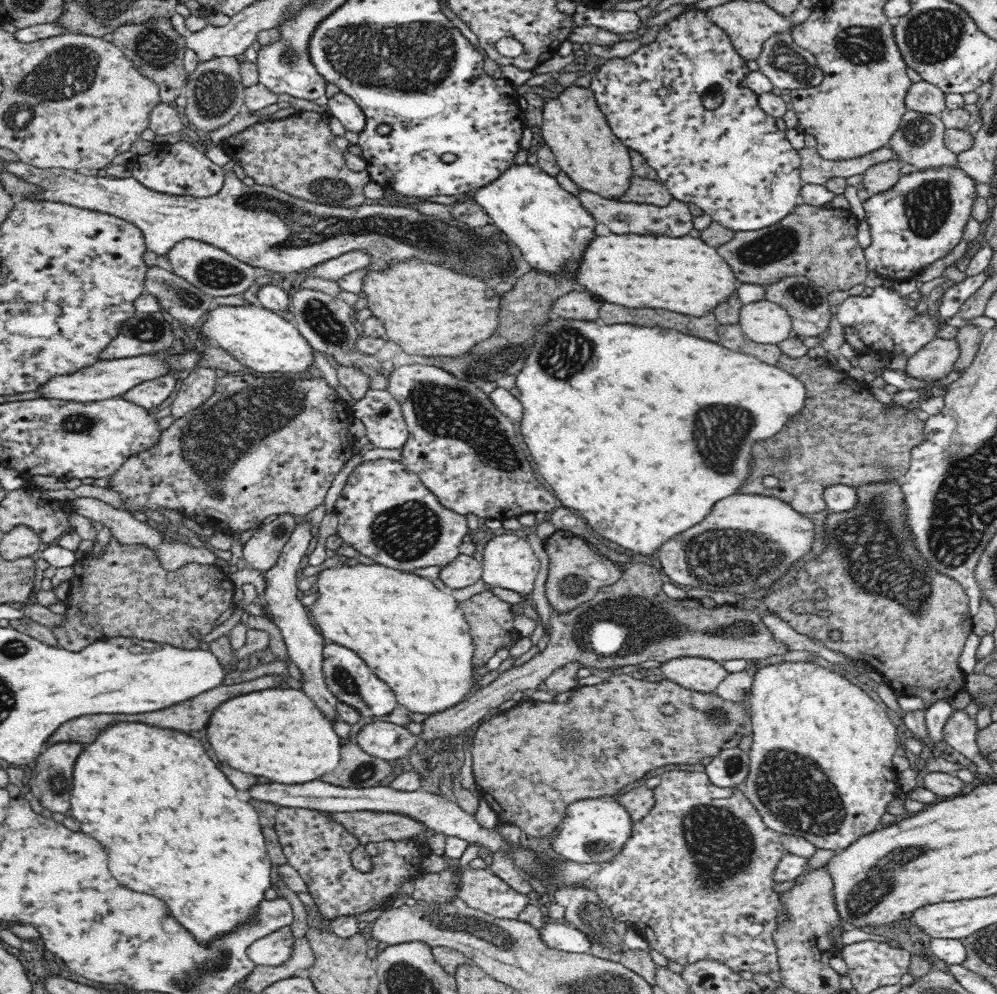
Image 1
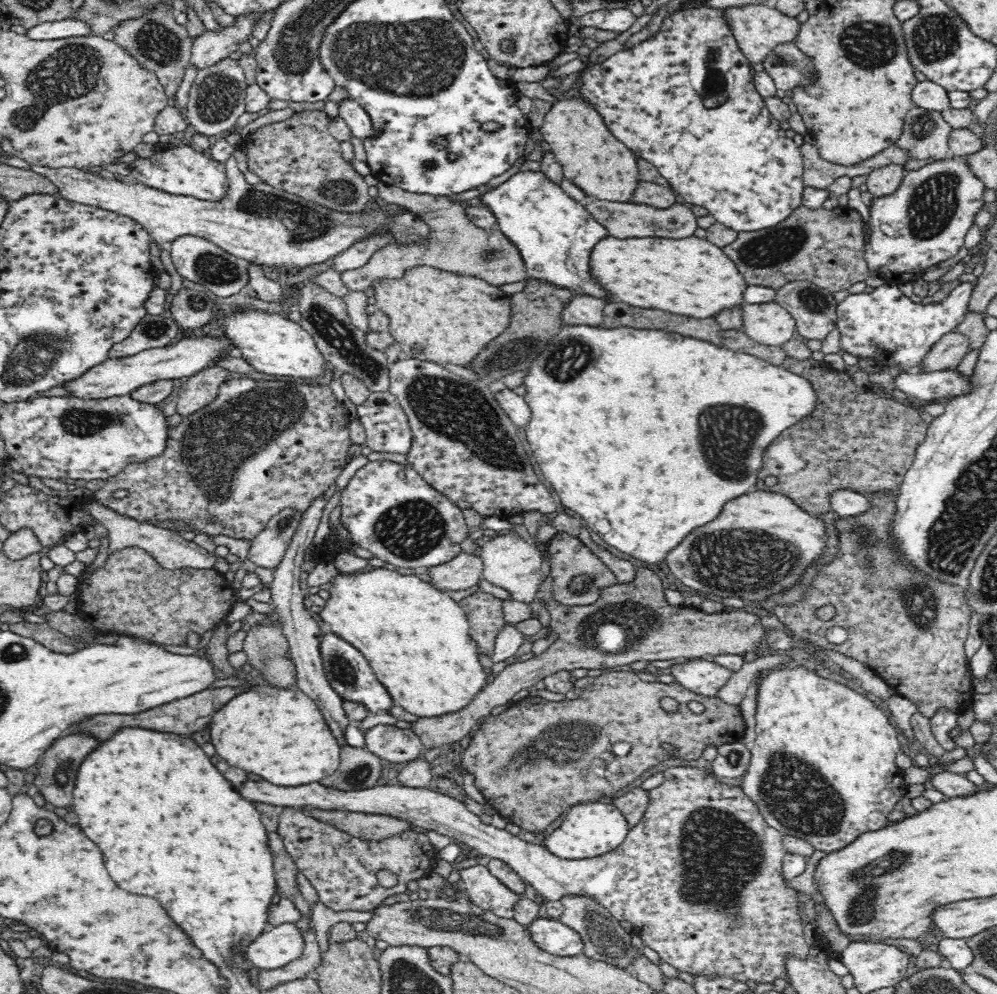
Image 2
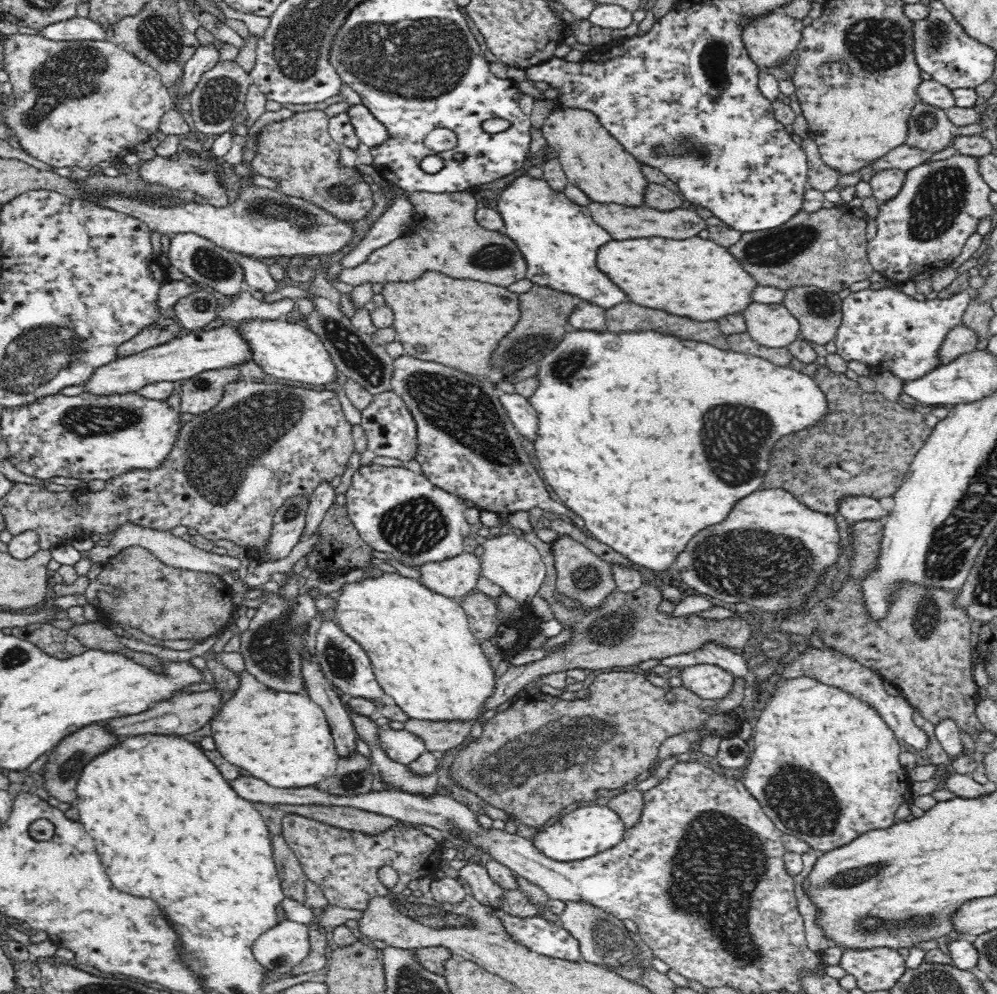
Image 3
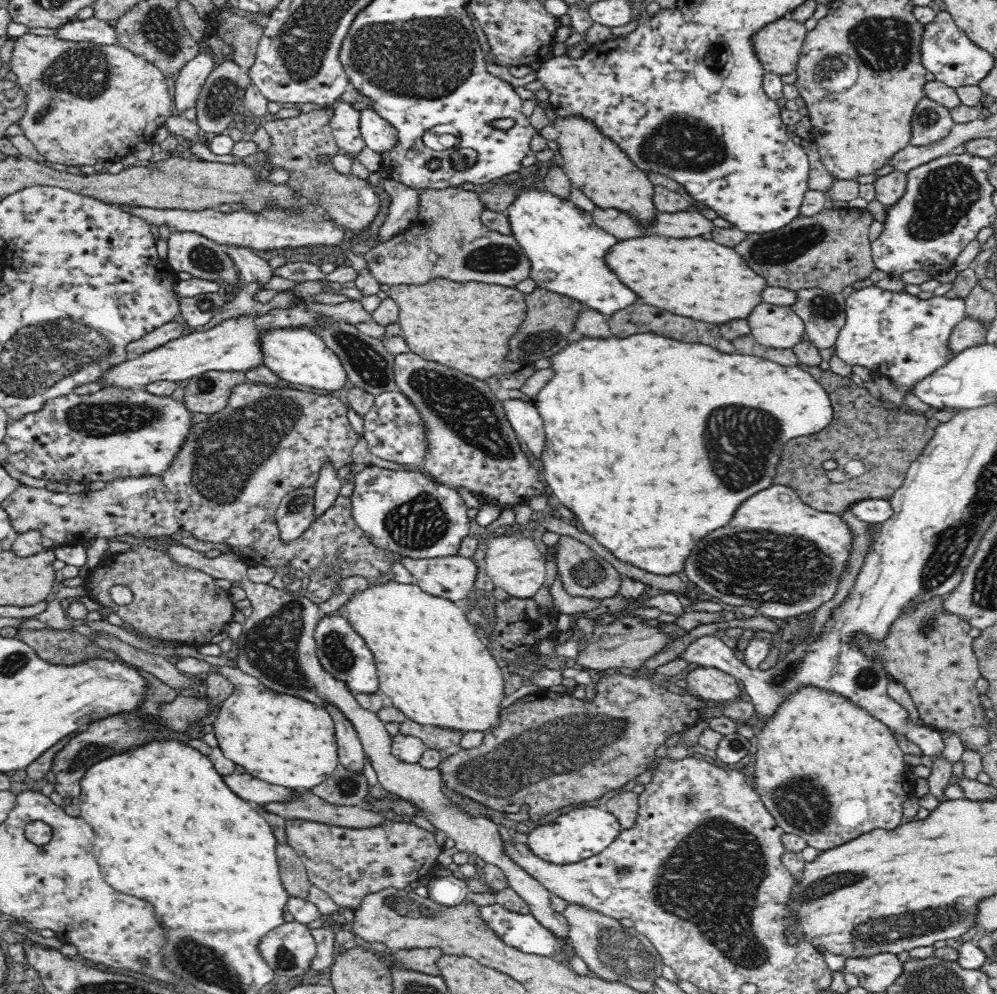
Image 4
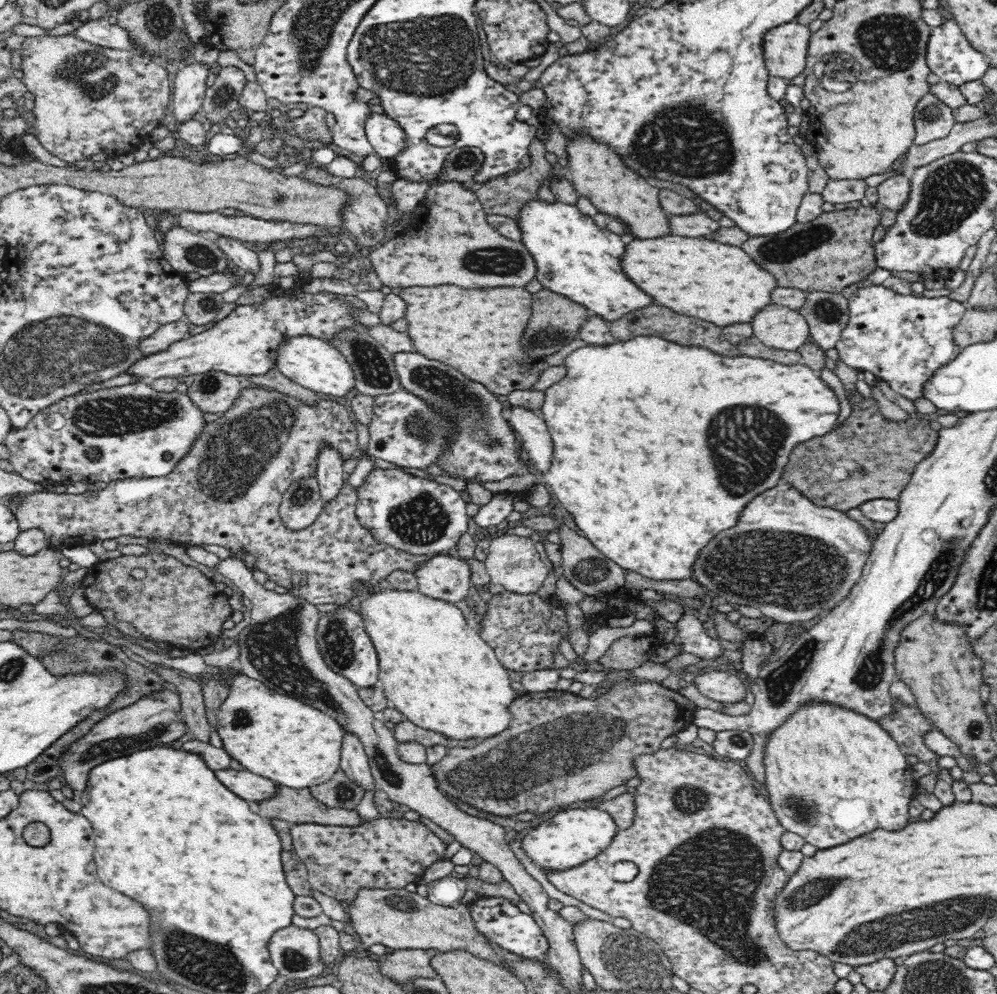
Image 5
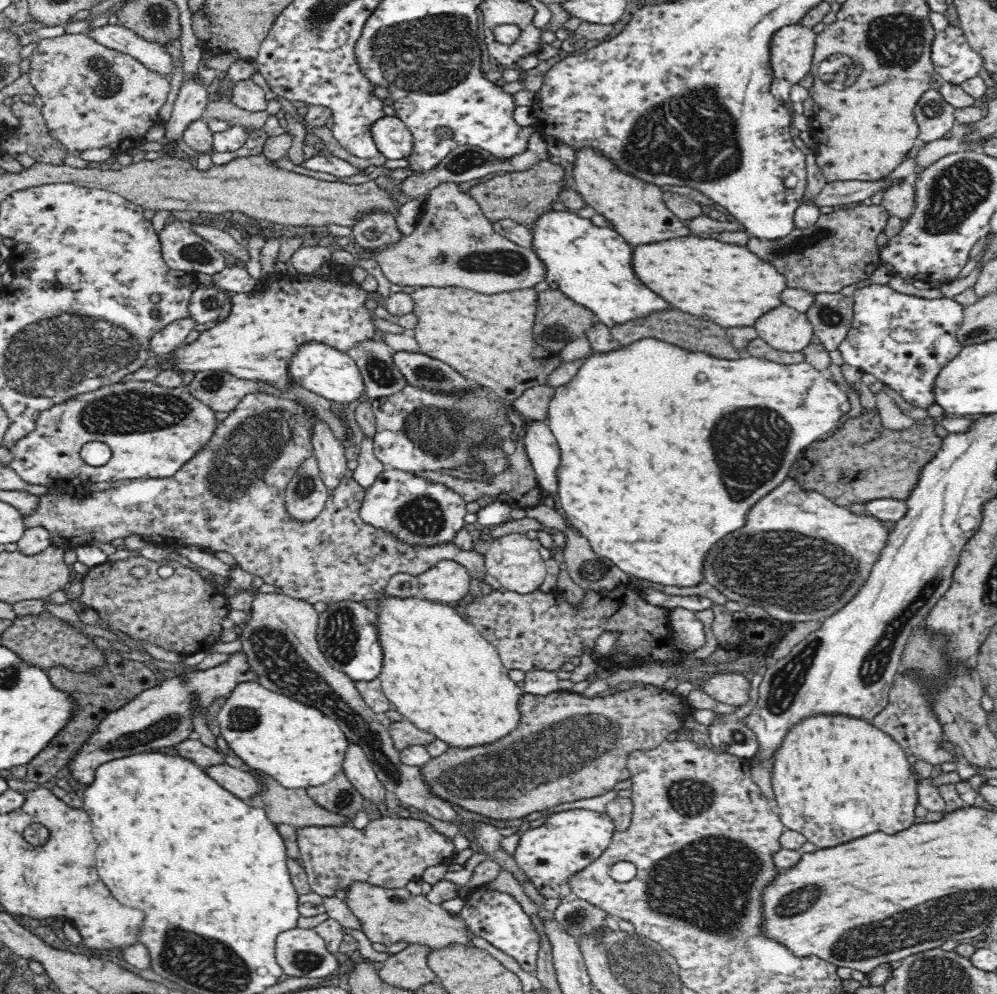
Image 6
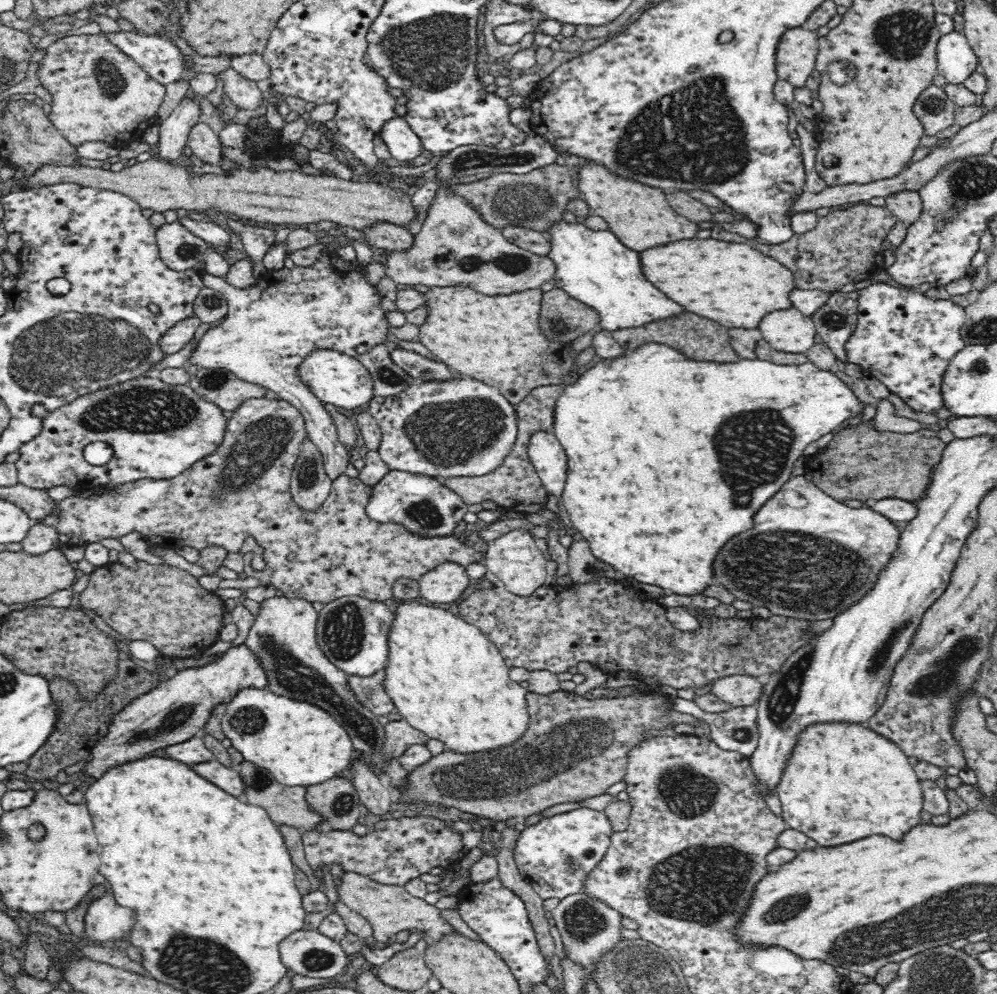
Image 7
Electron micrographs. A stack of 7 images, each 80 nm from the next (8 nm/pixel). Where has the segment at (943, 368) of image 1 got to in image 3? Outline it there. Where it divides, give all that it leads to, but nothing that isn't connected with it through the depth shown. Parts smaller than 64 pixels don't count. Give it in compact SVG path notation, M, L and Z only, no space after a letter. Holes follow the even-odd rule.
M960 324L955 326L944 338L938 350L938 367L954 362L959 356L974 351L980 344L976 333Z

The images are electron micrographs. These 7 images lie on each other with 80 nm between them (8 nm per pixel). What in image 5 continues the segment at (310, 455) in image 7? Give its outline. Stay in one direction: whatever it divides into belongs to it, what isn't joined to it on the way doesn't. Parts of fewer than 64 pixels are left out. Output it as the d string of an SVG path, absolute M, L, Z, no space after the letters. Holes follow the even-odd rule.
M308 477L292 483L285 490L278 515L284 527L298 531L314 524L323 507L317 477Z

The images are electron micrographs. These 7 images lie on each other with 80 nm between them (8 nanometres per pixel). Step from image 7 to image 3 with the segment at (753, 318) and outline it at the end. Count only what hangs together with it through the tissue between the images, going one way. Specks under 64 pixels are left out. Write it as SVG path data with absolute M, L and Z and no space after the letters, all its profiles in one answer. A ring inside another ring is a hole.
M698 236L686 240L613 238L596 252L596 265L626 292L630 302L702 322L742 312L752 303L750 294L757 285L726 248Z

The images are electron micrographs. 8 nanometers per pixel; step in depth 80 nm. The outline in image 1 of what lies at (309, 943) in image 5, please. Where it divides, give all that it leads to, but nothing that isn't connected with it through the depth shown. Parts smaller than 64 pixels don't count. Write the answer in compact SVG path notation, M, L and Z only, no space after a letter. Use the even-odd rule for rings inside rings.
M284 927L251 944L247 948L247 955L254 964L280 966L290 958L294 941L290 927Z

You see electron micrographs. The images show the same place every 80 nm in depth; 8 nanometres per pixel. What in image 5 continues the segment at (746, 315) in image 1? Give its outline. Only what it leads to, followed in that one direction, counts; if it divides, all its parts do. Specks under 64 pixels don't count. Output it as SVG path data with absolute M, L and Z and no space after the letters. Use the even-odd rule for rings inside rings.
M764 306L751 320L754 336L770 348L796 351L810 341L806 319L787 306Z

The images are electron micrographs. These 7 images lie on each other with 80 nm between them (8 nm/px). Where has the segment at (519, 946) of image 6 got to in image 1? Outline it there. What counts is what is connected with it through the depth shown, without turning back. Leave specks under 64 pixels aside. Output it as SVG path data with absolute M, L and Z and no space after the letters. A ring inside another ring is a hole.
M547 920L544 928L539 931L545 944L556 950L591 954L592 943L587 934L573 926L567 926L560 921Z

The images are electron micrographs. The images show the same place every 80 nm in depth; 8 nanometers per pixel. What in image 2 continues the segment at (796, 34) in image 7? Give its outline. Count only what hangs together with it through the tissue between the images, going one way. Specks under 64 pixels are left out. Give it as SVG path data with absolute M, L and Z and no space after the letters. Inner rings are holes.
M746 4L727 7L722 10L722 17L724 17L726 25L730 27L730 31L738 43L739 52L744 53L750 63L762 63L776 44L793 42L796 34L798 34L798 28L800 28L800 23L795 17L782 14L771 4Z

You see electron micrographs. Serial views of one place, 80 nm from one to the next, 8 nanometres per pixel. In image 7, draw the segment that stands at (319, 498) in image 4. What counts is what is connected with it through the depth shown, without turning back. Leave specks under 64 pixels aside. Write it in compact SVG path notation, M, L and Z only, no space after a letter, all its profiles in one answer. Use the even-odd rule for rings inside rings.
M328 251L312 267L303 268L296 265L284 266L280 270L271 269L256 278L255 285L247 289L238 289L224 281L218 273L205 270L202 274L204 287L212 288L222 293L227 300L228 312L224 321L216 326L210 327L192 349L187 360L200 369L226 369L233 372L236 377L263 386L270 395L286 400L293 404L305 418L307 438L316 445L320 451L324 473L330 481L344 474L348 466L348 451L345 444L339 441L336 425L330 417L330 413L324 409L321 400L314 396L304 385L296 368L304 356L316 348L328 348L355 357L369 348L378 344L386 343L388 336L388 322L384 316L384 310L380 307L382 296L376 287L371 286L364 275L360 273L362 265L355 262L342 261L336 252Z

